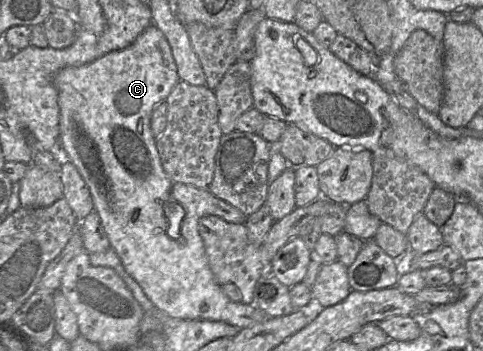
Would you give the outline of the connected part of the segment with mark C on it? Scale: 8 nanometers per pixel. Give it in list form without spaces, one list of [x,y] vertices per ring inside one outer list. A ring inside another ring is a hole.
[[[154,25],[148,26],[128,47],[109,52],[102,57],[78,67],[66,67],[59,70],[54,78],[53,84],[58,92],[58,105],[60,110],[59,118],[59,146],[62,156],[71,161],[81,177],[84,179],[94,204],[94,211],[99,215],[101,224],[108,237],[110,247],[115,251],[121,260],[125,271],[139,284],[147,298],[154,304],[157,310],[172,318],[183,320],[209,320],[225,322],[239,329],[251,327],[267,316],[257,309],[254,305],[232,302],[221,290],[220,285],[216,282],[212,271],[210,270],[203,240],[198,231],[199,220],[204,216],[214,215],[222,218],[229,223],[244,224],[247,218],[239,209],[231,206],[229,203],[217,198],[208,189],[197,188],[192,185],[178,183],[171,180],[164,172],[161,165],[160,157],[155,144],[155,137],[150,128],[150,119],[152,112],[157,104],[165,101],[174,86],[179,81],[177,67],[172,56],[171,48],[164,34]],[[180,209],[183,211],[183,220],[180,225],[178,237],[168,234],[168,223],[166,211],[172,211],[172,216],[178,214]]]

